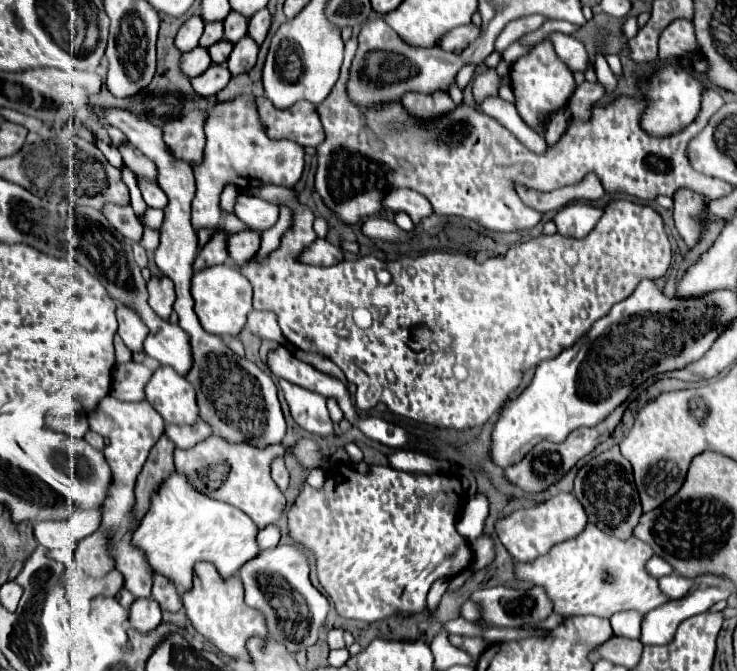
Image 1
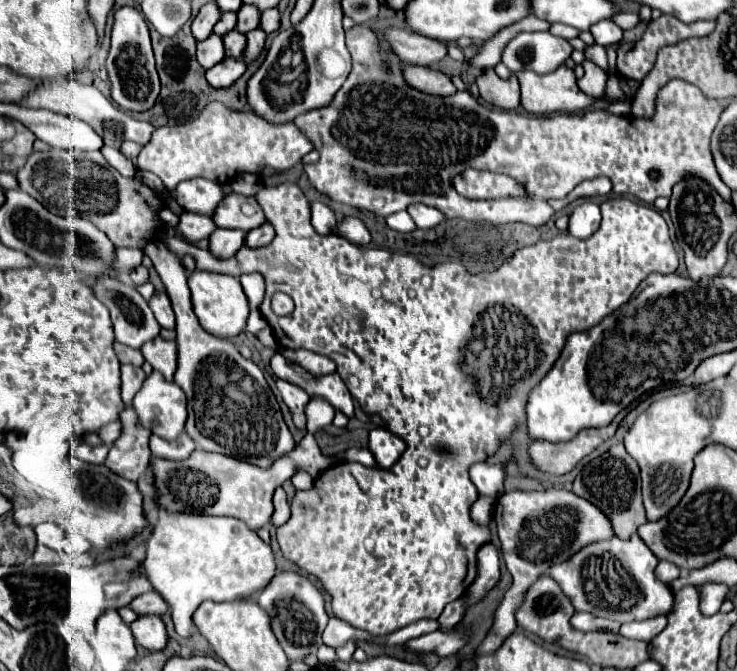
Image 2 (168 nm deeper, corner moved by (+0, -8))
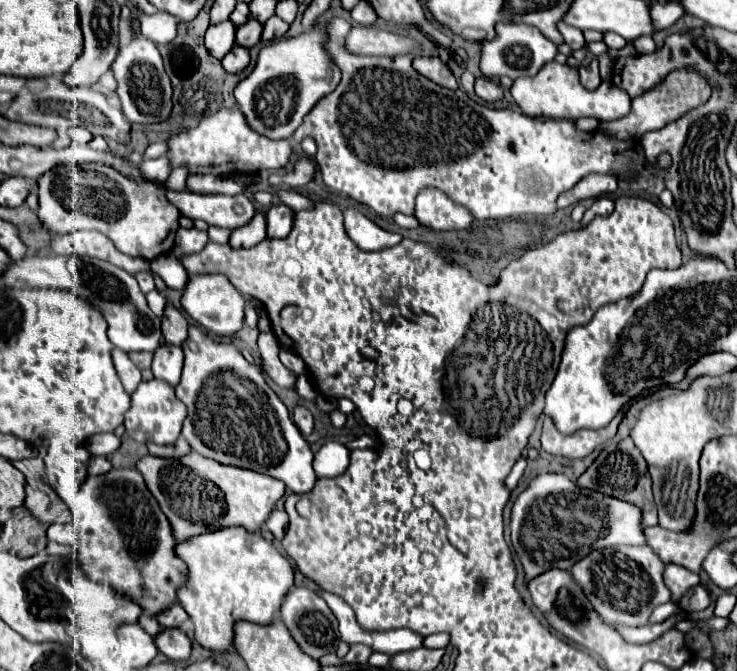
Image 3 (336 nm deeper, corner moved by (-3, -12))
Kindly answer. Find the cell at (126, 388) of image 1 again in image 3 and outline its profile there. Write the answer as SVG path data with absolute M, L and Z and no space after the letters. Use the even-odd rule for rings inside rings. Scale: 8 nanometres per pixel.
M119 348L113 350L113 364L115 364L115 370L123 382L123 388L127 394L133 394L141 382L141 372L139 368L129 360L129 356L125 352L121 352Z

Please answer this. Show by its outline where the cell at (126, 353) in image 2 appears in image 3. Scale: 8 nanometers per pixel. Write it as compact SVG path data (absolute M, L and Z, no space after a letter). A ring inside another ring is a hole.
M129 352L129 358L133 360L133 364L137 364L139 370L145 370L145 368L151 368L153 352Z

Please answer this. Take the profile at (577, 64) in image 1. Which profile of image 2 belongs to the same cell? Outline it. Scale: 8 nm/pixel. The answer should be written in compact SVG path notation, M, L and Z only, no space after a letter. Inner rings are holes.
M518 32L502 50L502 62L512 70L546 74L564 64L572 46L550 32Z

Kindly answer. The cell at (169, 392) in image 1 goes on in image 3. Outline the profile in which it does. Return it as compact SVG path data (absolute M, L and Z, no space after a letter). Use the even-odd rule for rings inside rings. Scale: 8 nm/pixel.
M163 380L141 382L135 394L131 396L131 408L125 414L127 434L137 442L153 442L153 444L175 444L181 434L181 424L187 416L185 404L175 396L175 388L165 384Z

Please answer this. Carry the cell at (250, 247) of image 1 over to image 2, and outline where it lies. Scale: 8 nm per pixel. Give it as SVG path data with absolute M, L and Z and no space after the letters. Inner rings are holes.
M266 220L262 226L258 226L258 228L254 228L254 230L248 232L248 236L246 236L246 246L250 246L250 248L260 248L260 246L270 244L272 238L274 238L274 228L272 228L272 224Z

